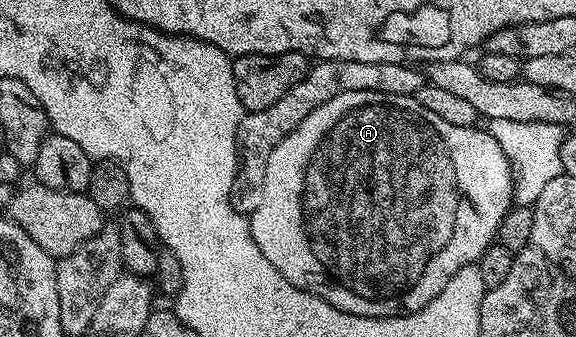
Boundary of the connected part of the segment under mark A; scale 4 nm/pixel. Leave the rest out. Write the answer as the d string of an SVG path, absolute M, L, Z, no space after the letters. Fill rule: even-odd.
M346 91L334 99L322 103L270 155L264 168L264 183L258 207L250 214L252 238L274 263L274 267L291 285L318 295L335 309L350 315L363 317L402 317L405 313L417 313L426 303L430 303L450 283L459 269L476 265L480 256L496 241L496 232L502 219L514 205L514 178L508 157L502 147L490 134L480 127L450 127L442 123L438 115L426 111L426 107L416 104L415 97L406 95L386 95L378 91Z

